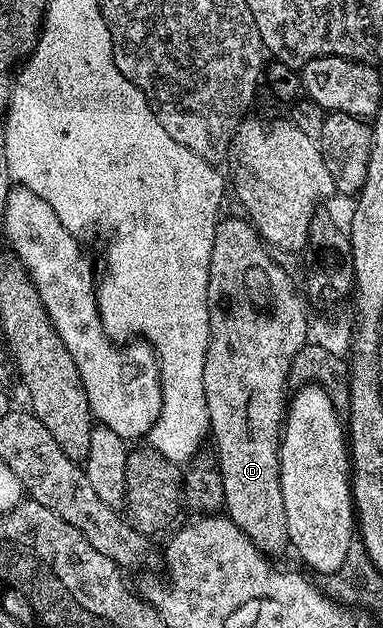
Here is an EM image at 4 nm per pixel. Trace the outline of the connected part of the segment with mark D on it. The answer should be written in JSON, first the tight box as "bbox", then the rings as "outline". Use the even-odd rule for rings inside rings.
{"bbox":[204,215,311,558],"outline":[[[241,215],[230,216],[219,219],[214,235],[214,245],[212,246],[212,258],[210,259],[210,273],[208,274],[208,306],[210,307],[210,341],[208,350],[204,358],[204,394],[206,395],[206,409],[210,419],[209,435],[214,436],[214,448],[218,451],[218,464],[216,471],[218,477],[222,479],[222,502],[225,515],[230,521],[241,530],[261,552],[265,552],[267,557],[278,558],[282,551],[287,551],[290,539],[288,538],[288,526],[286,525],[286,515],[284,514],[284,494],[282,493],[282,483],[280,482],[280,466],[278,465],[278,450],[280,447],[280,437],[284,431],[284,417],[288,407],[288,391],[286,384],[290,380],[290,367],[294,361],[294,356],[300,354],[300,350],[308,343],[307,336],[310,330],[311,317],[306,317],[307,301],[303,293],[294,289],[294,280],[270,257],[271,249],[264,243],[257,229],[250,220]]]}

